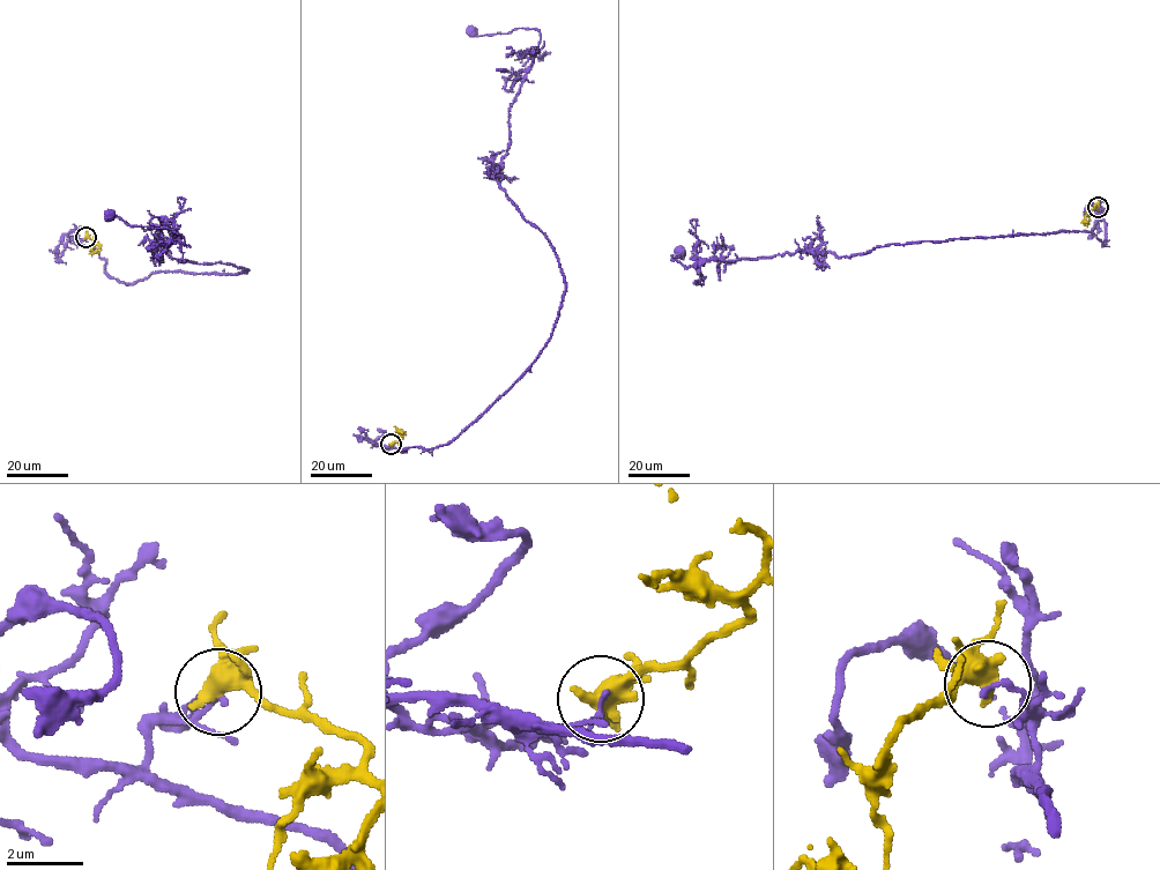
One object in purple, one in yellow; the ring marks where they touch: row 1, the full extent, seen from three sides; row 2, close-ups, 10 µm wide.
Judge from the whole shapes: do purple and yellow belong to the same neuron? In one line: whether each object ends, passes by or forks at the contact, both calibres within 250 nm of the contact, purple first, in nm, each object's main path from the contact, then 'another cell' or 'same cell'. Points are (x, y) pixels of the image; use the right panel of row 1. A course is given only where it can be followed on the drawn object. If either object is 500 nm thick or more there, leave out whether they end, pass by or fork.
purple ends there; yellow forks there; 150 nm thick on the purple side, 360 nm on the other; purple runs (1098, 208), (1103, 245), (1061, 230), (846, 258), (797, 250), (688, 266), (673, 260), (679, 252); yellow runs (1098, 208), (1080, 223); another cell

